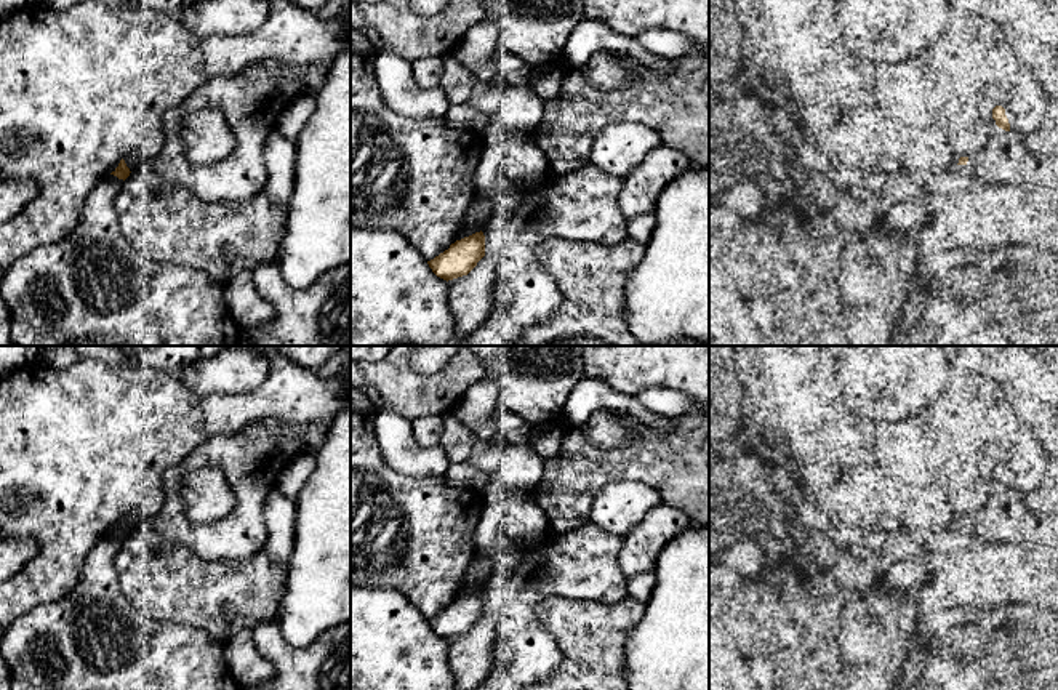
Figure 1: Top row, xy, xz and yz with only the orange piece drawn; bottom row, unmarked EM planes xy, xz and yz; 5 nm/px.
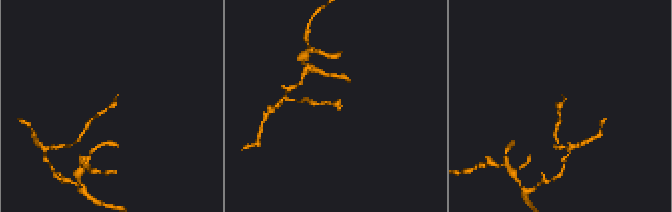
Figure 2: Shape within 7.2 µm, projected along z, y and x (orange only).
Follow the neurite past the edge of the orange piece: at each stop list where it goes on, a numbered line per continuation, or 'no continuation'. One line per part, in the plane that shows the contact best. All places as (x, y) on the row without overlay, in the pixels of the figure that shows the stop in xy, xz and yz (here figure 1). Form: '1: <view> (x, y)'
no continuation

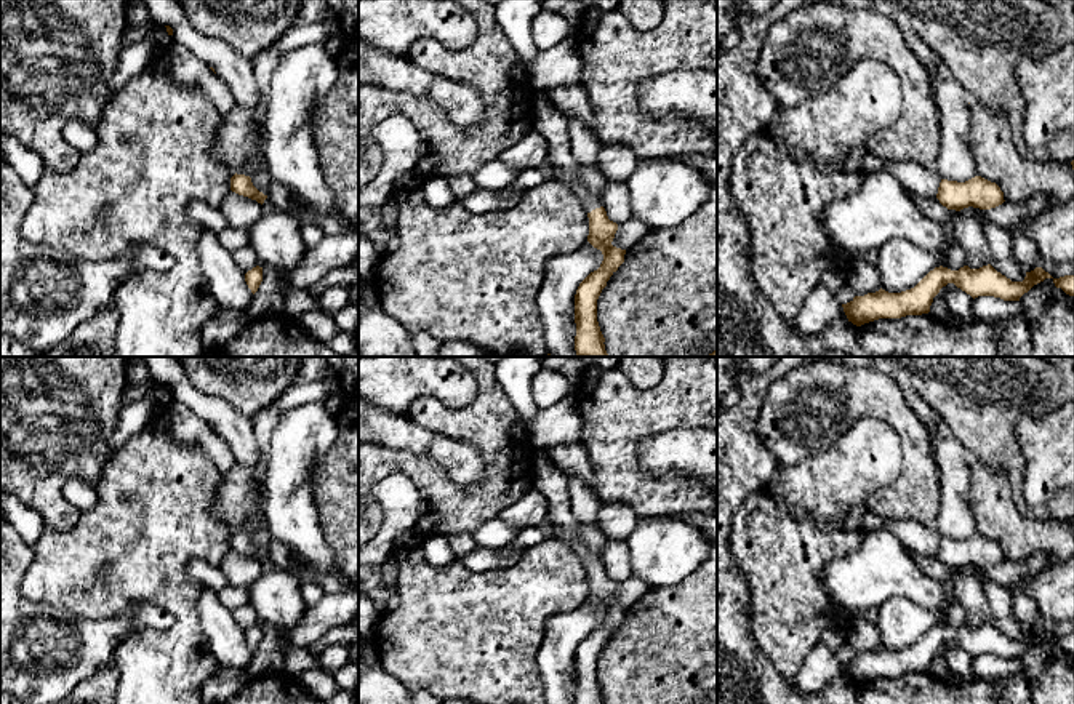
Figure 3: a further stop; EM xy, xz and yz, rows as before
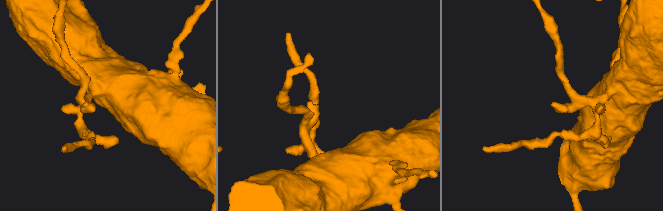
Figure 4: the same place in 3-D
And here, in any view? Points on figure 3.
1: xz (588, 559)

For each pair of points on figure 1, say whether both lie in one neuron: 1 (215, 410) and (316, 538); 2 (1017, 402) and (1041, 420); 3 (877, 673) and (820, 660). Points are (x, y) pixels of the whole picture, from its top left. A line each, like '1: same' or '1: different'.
1: different
2: same
3: different

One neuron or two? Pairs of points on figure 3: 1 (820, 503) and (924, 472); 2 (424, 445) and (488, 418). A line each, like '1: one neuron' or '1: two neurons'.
1: two neurons
2: two neurons

